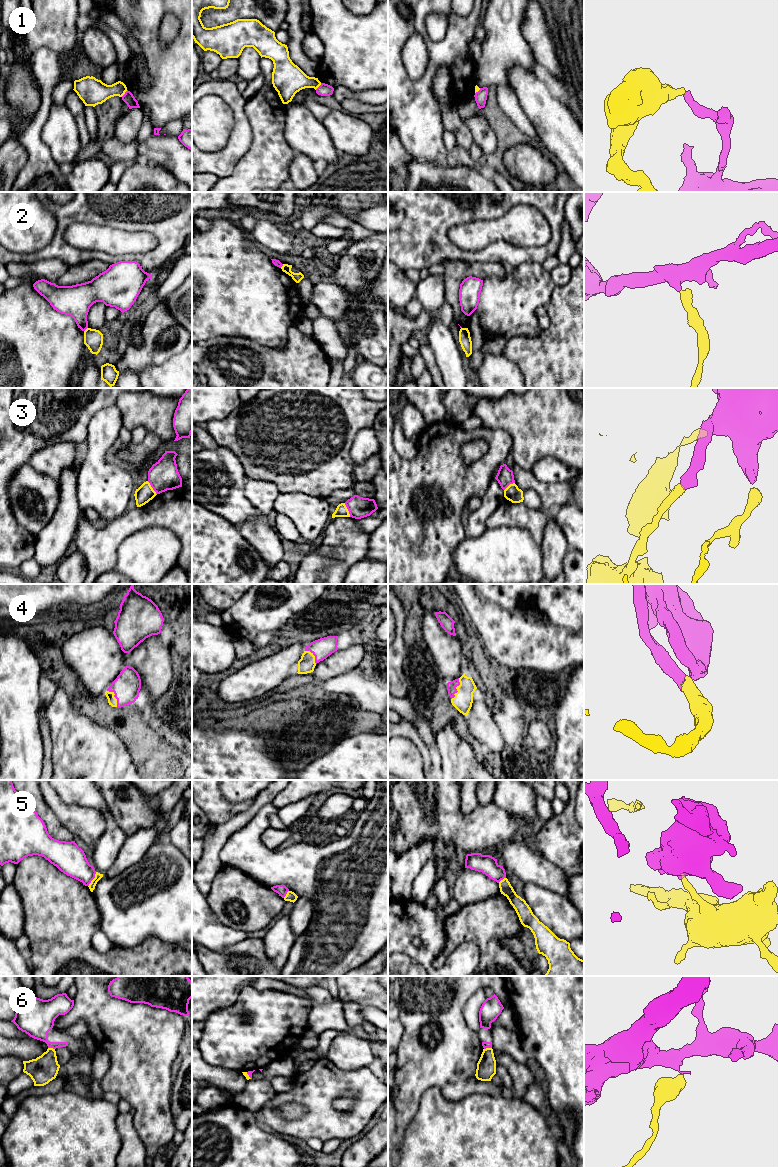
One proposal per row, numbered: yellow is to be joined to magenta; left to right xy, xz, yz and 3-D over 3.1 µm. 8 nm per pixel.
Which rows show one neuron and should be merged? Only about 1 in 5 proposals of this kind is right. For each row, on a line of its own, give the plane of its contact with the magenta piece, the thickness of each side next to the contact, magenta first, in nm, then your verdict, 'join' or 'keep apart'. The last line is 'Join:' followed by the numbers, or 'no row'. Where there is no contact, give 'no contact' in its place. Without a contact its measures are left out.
1: xy | 90/200 nm | keep apart
2: xy | 260/160 nm | keep apart
3: xz | 170/100 nm | keep apart
4: yz | 80/150 nm | join
5: xy | 240/60 nm | keep apart
6: yz | 50/160 nm | keep apart
Join: 4

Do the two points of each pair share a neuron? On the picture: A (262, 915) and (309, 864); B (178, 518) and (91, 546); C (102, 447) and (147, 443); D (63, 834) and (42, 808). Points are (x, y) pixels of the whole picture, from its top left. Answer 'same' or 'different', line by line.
A: different
B: same
C: different
D: same

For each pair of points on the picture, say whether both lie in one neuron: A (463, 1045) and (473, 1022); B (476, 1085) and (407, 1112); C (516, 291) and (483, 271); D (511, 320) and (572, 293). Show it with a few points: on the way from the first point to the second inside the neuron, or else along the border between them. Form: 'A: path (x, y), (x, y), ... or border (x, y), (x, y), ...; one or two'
A: border (464, 1006), (464, 1021), (476, 1032); two
B: path (456, 1081), (426, 1081), (415, 1092); one
C: border (505, 273), (503, 277), (487, 276), (483, 280); two
D: border (556, 286), (552, 292), (551, 299), (545, 305); two

